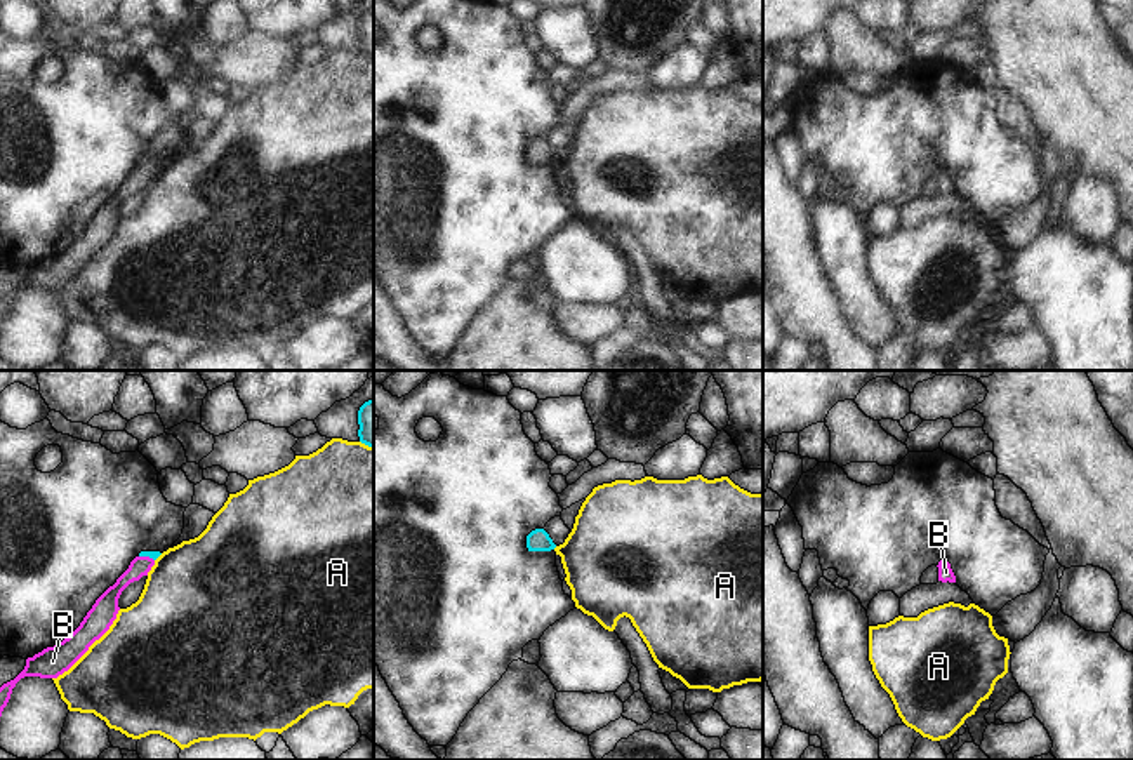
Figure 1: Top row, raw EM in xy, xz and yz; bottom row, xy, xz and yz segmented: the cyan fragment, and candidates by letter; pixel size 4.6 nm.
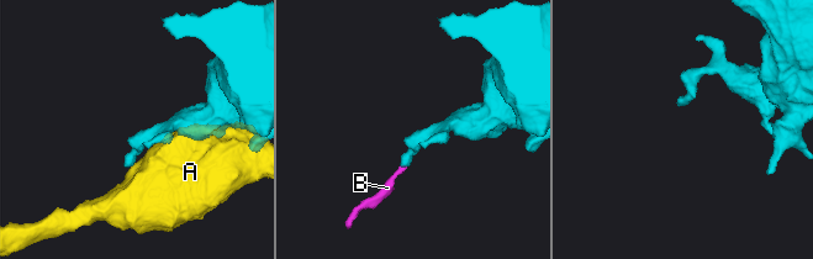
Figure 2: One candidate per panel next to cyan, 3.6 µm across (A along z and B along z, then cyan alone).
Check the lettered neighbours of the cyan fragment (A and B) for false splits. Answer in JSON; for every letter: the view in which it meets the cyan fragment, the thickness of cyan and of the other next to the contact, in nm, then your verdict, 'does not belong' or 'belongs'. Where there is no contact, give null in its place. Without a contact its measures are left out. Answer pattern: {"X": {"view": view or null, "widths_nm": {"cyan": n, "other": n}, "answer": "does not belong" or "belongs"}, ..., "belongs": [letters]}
{"A": {"view": "xy", "widths_nm": {"cyan": 140, "other": 480}, "answer": "does not belong"}, "B": {"view": "xy", "widths_nm": {"cyan": 40, "other": 90}, "answer": "belongs"}, "belongs": ["B"]}

